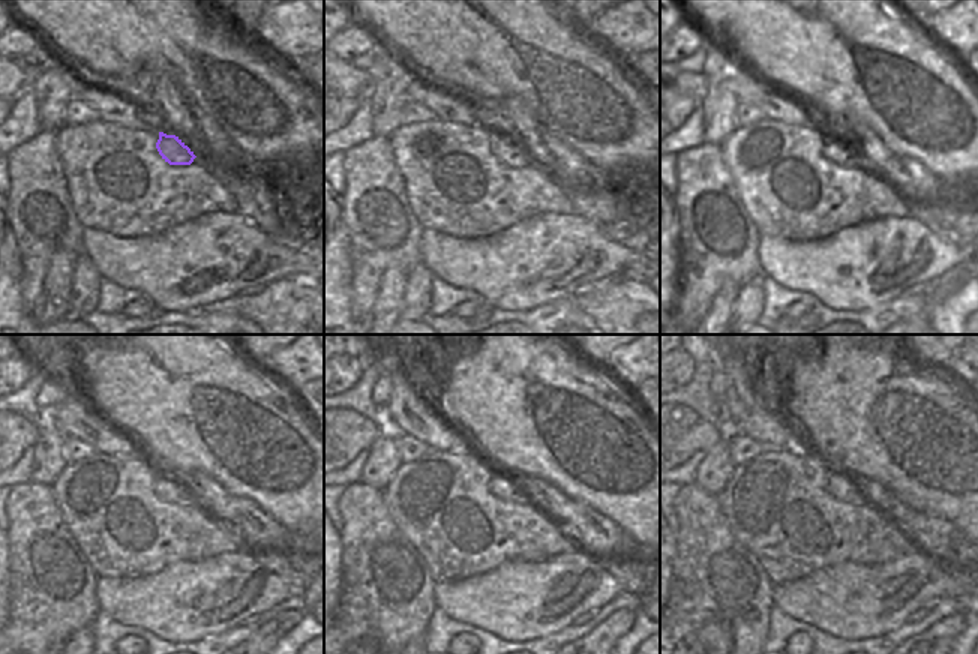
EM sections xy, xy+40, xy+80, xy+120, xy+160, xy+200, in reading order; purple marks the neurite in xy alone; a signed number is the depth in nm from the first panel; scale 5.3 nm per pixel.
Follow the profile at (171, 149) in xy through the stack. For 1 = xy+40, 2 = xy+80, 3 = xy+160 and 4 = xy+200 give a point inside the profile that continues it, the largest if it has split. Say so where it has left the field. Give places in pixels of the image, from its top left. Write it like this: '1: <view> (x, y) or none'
1: xy+40 (507, 158)
2: xy+80 (840, 153)
3: xy+160 (504, 486)
4: xy+200 (839, 485)

